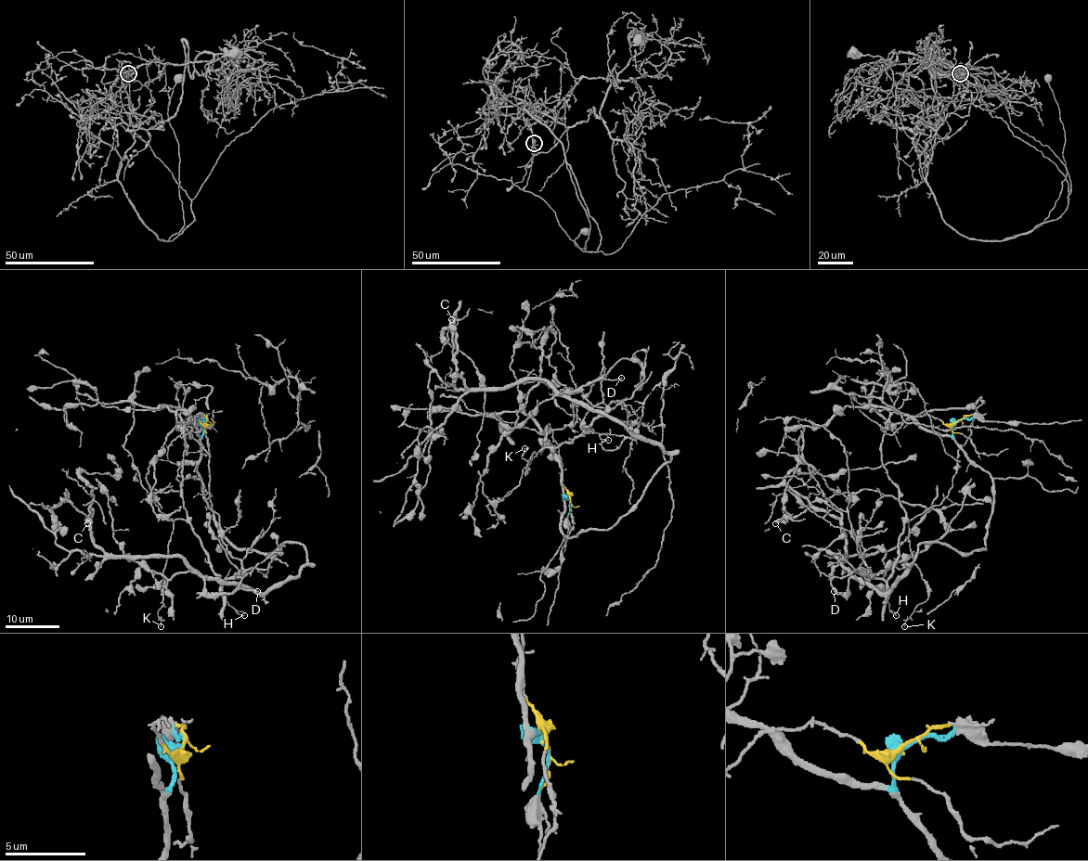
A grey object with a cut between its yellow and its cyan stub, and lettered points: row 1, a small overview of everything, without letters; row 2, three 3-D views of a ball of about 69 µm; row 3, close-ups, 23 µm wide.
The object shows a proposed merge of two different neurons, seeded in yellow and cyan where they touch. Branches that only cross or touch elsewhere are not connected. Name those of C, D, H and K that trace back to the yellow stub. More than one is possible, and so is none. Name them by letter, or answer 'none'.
H, K

